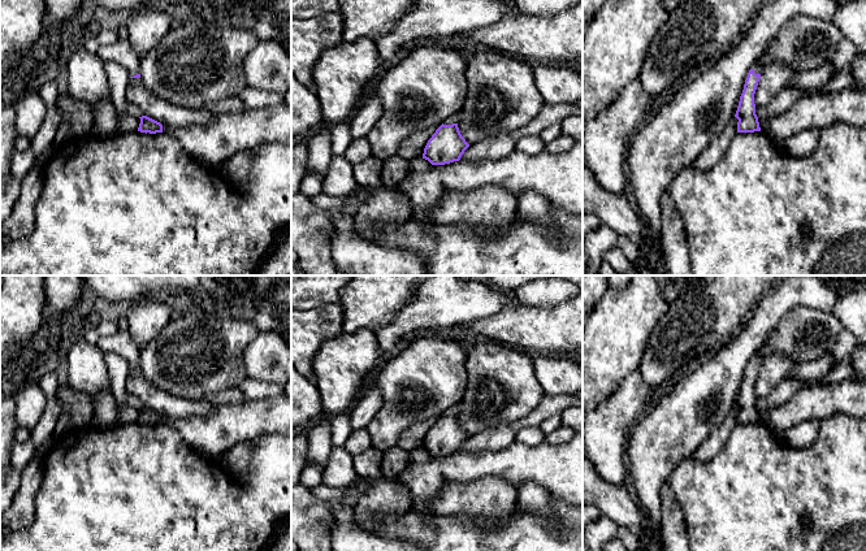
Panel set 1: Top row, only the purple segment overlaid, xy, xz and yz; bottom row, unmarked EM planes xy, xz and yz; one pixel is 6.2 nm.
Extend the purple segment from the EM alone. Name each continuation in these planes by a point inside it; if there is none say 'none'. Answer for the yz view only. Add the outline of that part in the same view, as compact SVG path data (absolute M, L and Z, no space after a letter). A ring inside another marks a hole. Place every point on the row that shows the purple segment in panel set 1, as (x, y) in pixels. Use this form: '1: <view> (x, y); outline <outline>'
1: yz (757, 66); outline M775 39L770 40L767 48L765 49L765 52L759 56L759 58L757 60L757 62L752 66L752 69L754 70L755 74L761 74L762 73L762 62L765 60L766 53L770 51L770 48L774 45Z

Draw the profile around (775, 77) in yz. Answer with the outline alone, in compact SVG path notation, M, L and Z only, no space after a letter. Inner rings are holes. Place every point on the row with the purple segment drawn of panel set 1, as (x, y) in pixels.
M771 64L762 73L754 94L758 108L767 107L775 95L793 83L798 74L784 64Z

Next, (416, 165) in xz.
M423 157L412 159L412 160L410 160L410 173L408 173L408 175L413 174L413 173L419 173L419 172L425 172L430 166L432 166L432 164Z

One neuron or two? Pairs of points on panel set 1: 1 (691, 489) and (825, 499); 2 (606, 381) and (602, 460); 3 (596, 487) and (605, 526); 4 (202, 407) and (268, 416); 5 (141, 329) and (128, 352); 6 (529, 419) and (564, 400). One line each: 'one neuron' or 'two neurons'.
1: one neuron
2: two neurons
3: two neurons
4: two neurons
5: two neurons
6: one neuron

